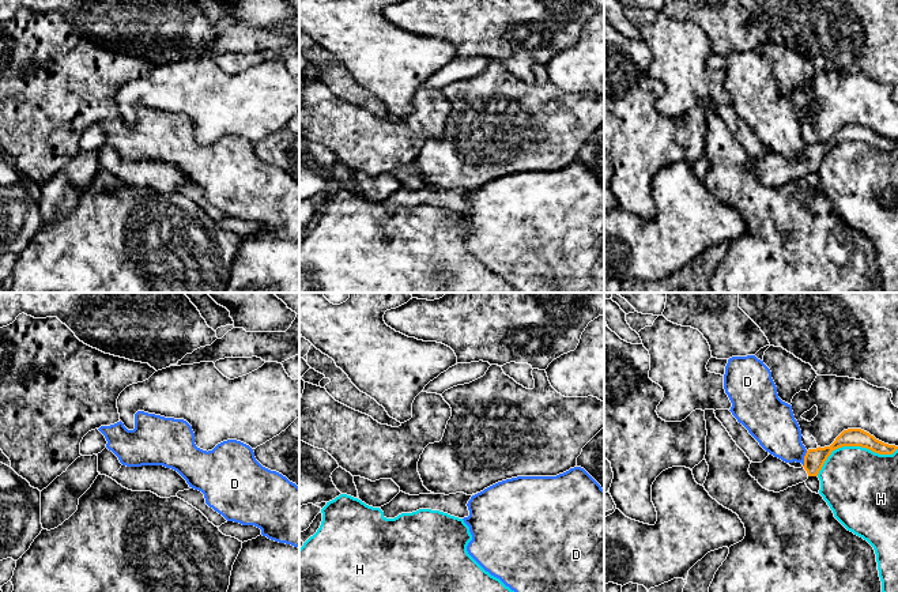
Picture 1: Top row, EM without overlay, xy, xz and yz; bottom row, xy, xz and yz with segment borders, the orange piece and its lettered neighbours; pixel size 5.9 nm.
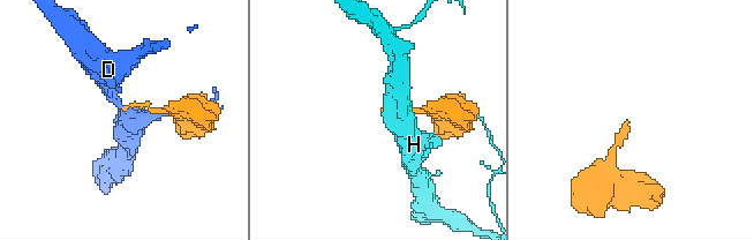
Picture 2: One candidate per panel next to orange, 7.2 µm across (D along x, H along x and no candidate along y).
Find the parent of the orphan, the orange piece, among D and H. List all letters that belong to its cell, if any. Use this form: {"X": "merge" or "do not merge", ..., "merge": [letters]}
{"D": "do not merge", "H": "do not merge", "merge": []}

